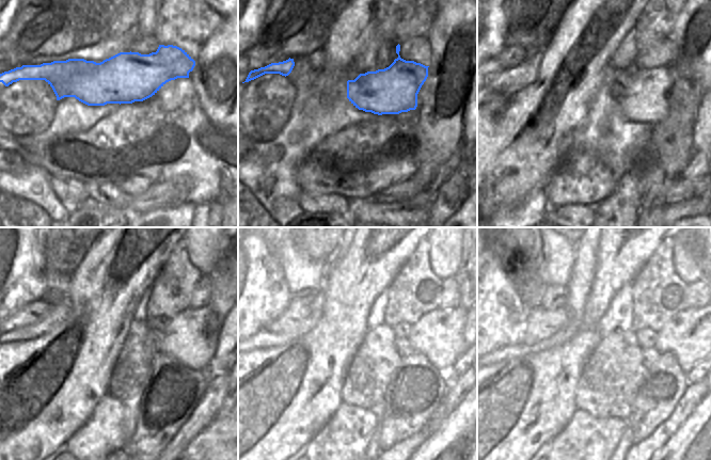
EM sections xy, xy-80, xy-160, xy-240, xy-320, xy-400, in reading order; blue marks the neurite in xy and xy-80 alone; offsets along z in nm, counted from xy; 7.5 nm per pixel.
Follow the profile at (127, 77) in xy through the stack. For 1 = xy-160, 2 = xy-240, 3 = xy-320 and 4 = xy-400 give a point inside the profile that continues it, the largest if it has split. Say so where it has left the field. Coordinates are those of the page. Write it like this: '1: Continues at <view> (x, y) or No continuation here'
1: Continues at xy-160 (646, 100)
2: Continues at xy-240 (192, 335)
3: Continues at xy-320 (439, 334)
4: Continues at xy-400 (694, 332).

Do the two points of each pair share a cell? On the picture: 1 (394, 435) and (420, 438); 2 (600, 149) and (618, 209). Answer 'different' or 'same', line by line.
1: different
2: same

